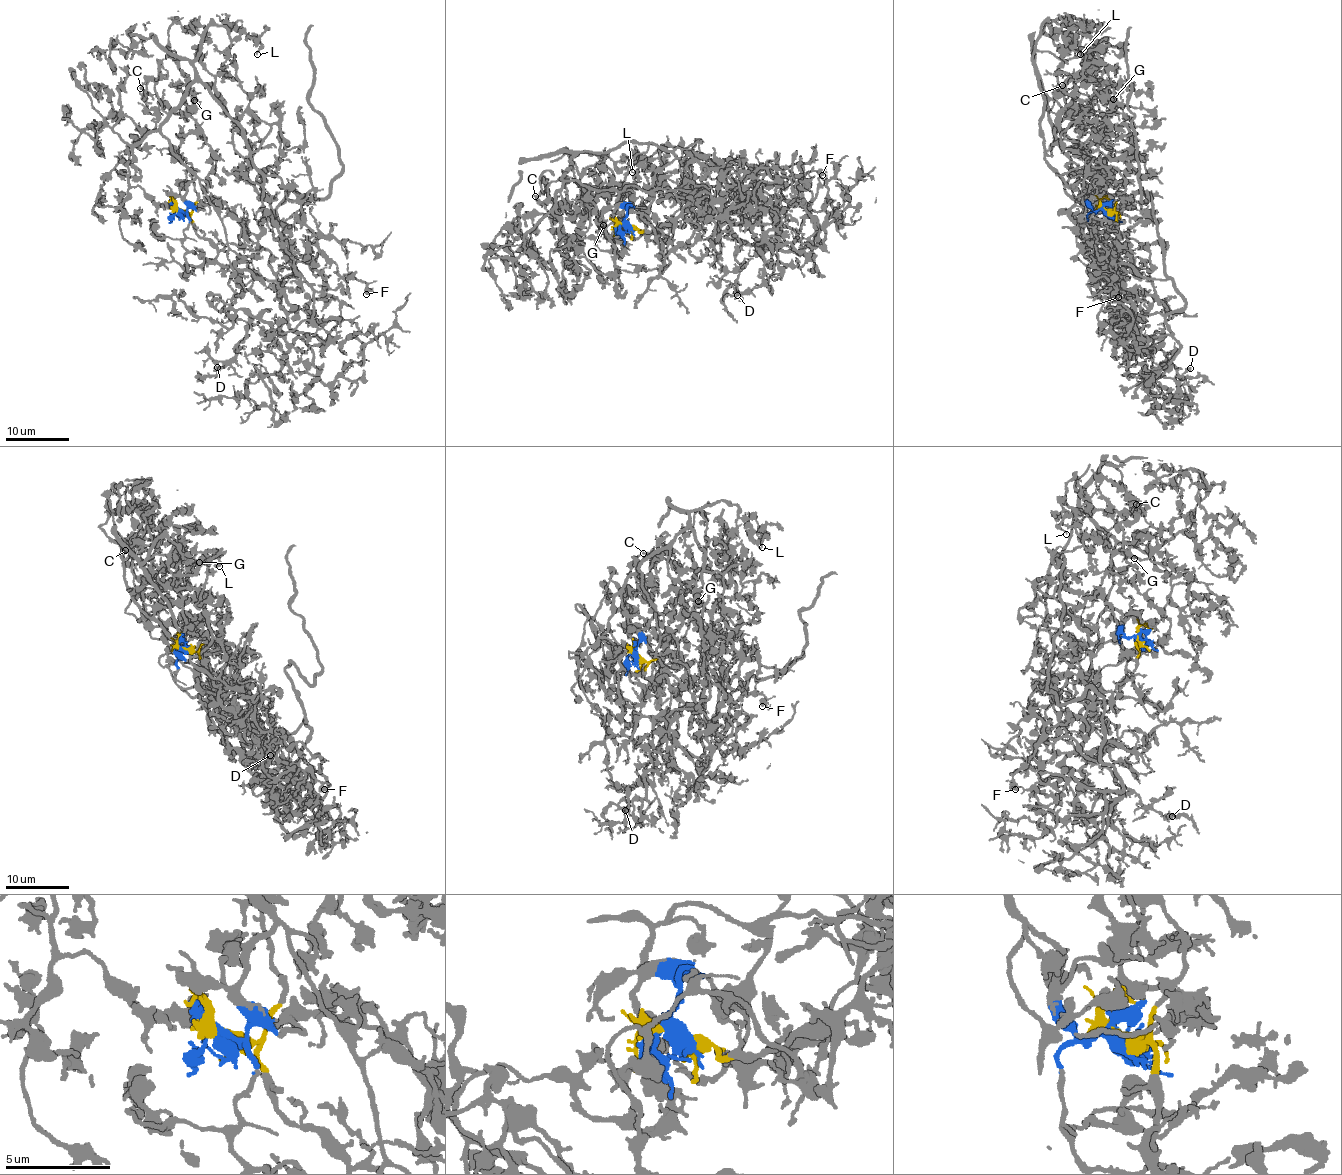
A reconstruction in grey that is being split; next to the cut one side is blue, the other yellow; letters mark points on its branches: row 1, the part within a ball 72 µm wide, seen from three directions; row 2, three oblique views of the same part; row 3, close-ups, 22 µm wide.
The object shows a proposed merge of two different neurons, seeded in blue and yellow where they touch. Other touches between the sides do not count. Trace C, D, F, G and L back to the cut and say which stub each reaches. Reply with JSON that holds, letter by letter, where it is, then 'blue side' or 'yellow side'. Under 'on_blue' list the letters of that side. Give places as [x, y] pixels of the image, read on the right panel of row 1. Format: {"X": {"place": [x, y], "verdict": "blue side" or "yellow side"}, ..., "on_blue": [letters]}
{"C": {"place": [1062, 85], "verdict": "blue side"}, "D": {"place": [1190, 368], "verdict": "yellow side"}, "F": {"place": [1118, 297], "verdict": "yellow side"}, "G": {"place": [1113, 99], "verdict": "blue side"}, "L": {"place": [1080, 54], "verdict": "blue side"}, "on_blue": ["C", "G", "L"]}

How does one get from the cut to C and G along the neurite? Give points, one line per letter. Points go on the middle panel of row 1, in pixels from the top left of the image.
C: (623, 224), (626, 210), (617, 206), (614, 190), (592, 190), (562, 173), (547, 197), (539, 202), (534, 195)
G: (623, 224), (618, 193), (563, 180), (564, 173), (572, 171), (603, 225)

